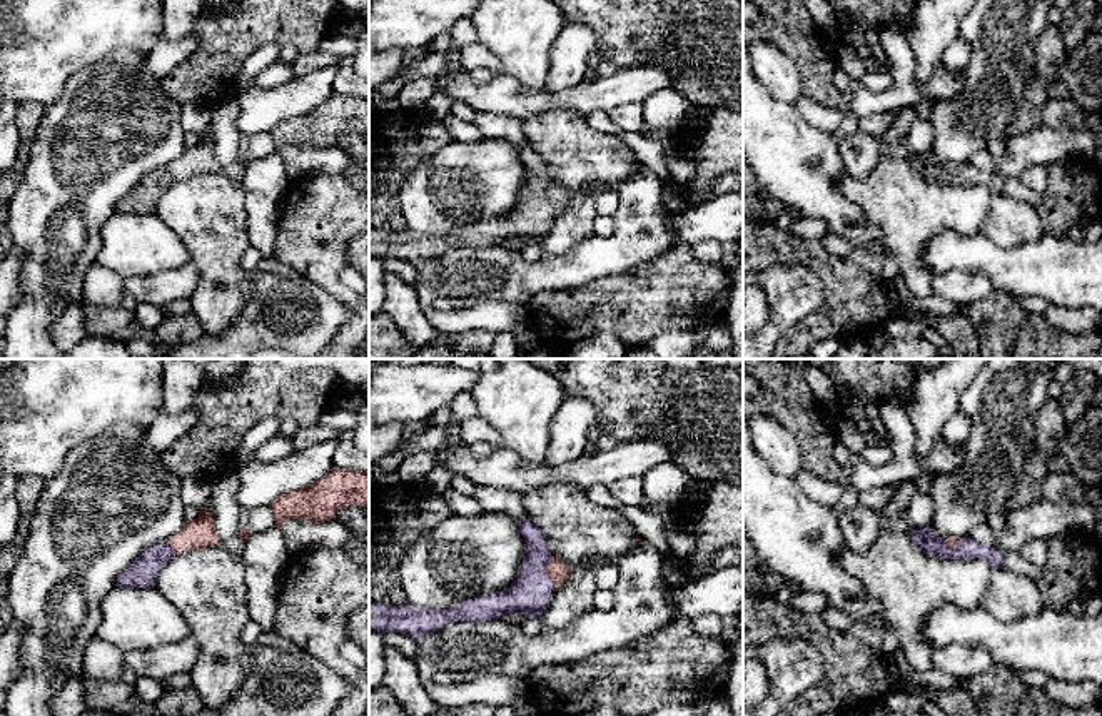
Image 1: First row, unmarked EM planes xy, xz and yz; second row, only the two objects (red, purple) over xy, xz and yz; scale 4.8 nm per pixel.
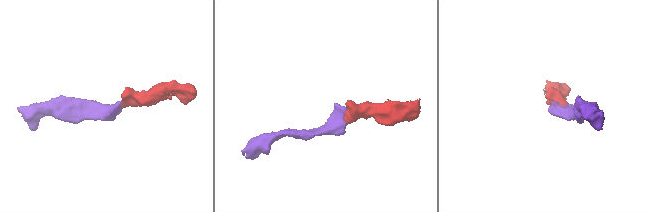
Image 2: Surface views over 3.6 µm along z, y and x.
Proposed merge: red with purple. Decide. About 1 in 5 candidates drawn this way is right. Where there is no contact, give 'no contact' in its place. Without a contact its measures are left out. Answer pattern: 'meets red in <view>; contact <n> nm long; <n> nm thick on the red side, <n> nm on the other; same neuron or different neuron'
meets red in xz; contact 140 nm long; 100 nm thick on the red side, 190 nm on the other; same neuron

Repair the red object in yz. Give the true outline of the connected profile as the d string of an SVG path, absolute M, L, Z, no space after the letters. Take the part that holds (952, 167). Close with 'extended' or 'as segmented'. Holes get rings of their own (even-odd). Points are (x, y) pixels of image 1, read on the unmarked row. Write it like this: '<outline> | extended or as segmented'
M920 154L912 157L912 165L930 182L950 184L950 185L987 185L992 197L1003 194L1003 182L992 172L982 172L970 164L940 164L930 154Z | extended

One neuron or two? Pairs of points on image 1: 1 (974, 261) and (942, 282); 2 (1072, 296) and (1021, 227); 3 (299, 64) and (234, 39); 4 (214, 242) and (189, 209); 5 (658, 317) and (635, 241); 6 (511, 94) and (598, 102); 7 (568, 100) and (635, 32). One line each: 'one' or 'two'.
1: two
2: two
3: two
4: one
5: two
6: one
7: two

